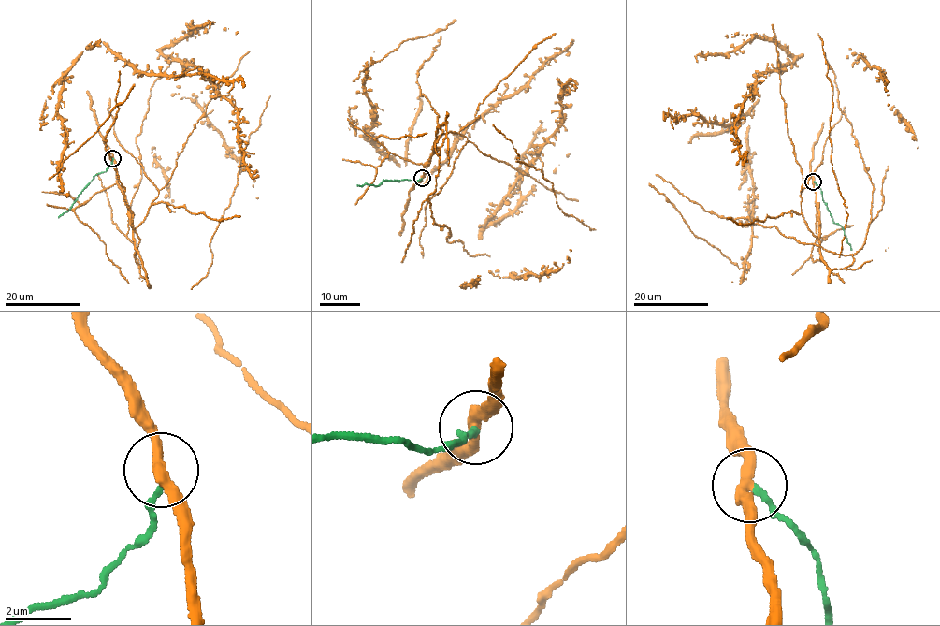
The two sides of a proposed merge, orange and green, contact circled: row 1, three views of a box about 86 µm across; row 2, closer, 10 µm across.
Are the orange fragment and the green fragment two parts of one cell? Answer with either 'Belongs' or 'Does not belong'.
Does not belong

